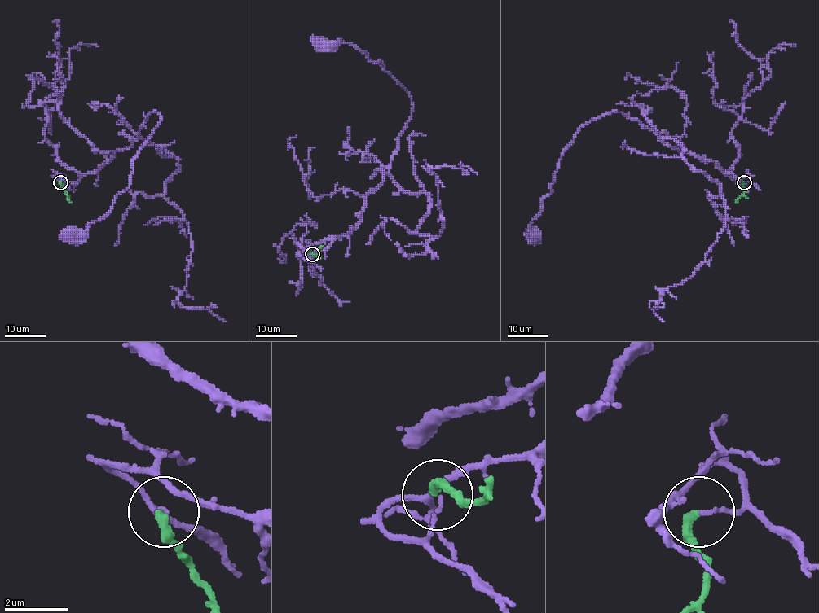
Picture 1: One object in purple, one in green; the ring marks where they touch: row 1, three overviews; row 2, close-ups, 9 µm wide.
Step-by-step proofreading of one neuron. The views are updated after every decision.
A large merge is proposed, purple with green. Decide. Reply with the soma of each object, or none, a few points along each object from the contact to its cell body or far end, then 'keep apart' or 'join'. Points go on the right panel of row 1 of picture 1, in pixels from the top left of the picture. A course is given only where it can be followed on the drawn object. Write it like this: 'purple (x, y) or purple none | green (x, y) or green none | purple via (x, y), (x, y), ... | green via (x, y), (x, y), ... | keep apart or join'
purple (534, 234) | green none | purple via (744, 182), (613, 111), (584, 124), (563, 151), (530, 225), (534, 234) | green via (744, 182), (746, 191), (735, 203) | keep apart

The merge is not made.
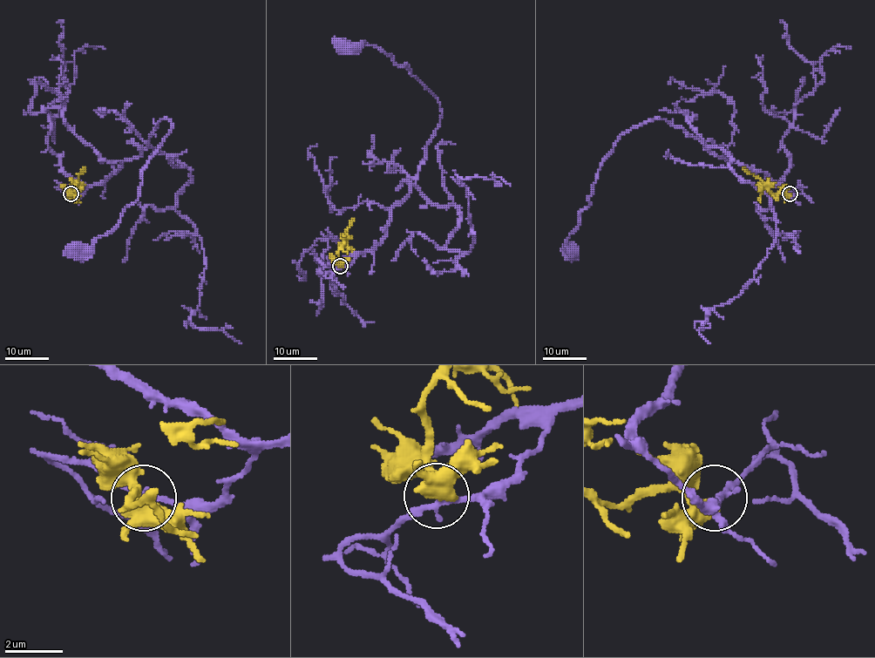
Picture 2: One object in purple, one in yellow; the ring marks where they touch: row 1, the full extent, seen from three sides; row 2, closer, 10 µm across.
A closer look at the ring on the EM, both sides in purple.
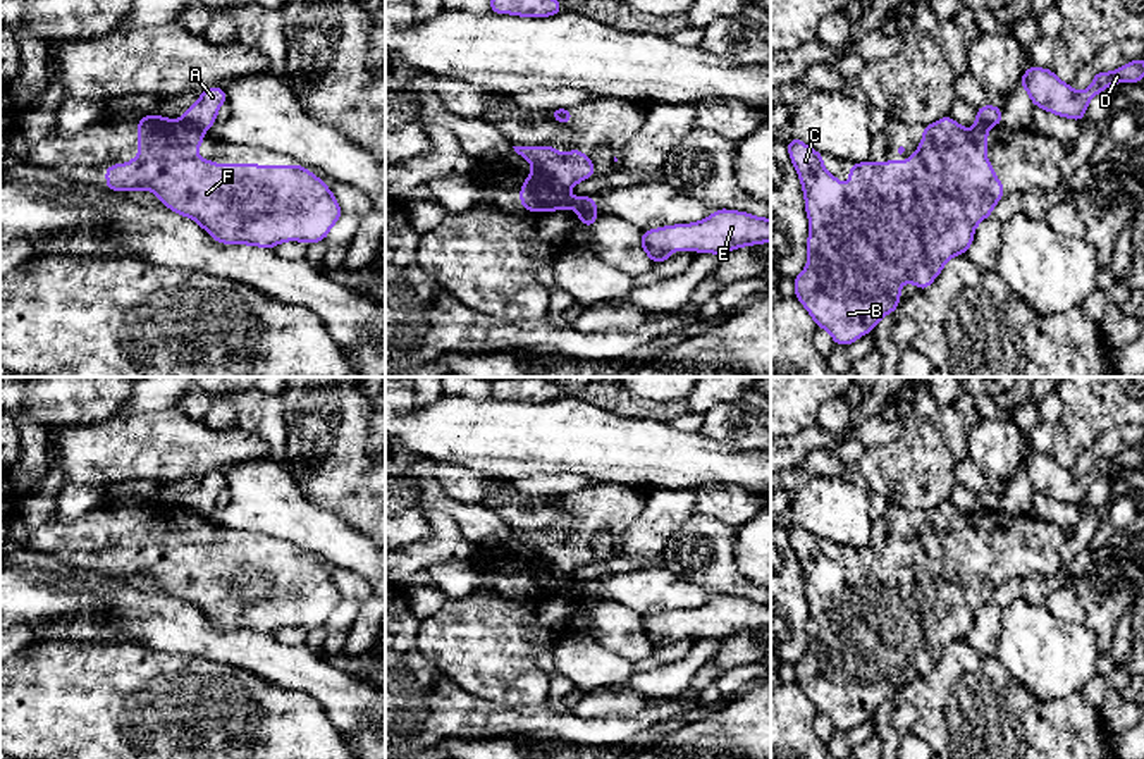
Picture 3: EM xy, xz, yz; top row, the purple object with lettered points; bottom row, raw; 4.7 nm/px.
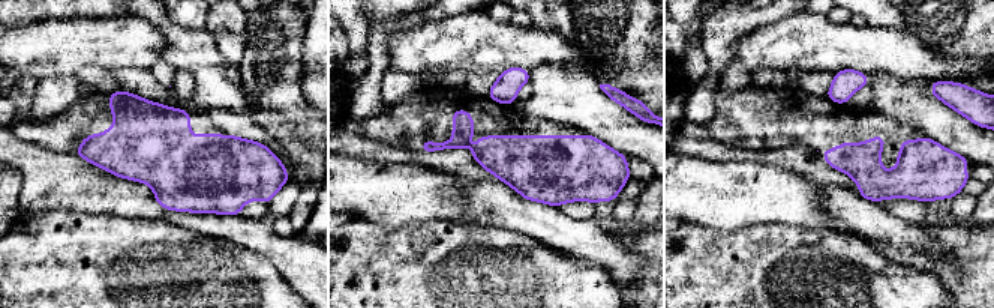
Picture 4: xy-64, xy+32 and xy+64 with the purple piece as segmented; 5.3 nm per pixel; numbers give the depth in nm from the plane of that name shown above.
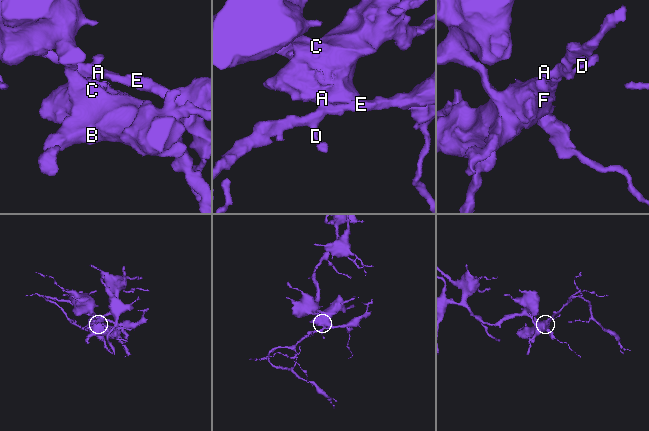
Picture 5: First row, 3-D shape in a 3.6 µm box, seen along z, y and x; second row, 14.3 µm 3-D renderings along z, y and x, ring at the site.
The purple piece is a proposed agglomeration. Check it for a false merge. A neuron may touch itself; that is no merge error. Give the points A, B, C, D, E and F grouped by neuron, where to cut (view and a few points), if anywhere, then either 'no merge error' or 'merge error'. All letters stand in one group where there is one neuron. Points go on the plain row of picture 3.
A D E / B C F | xy (181, 505), (200, 517) | merge error

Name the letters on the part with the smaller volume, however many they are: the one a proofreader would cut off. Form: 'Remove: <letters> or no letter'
Remove: A, D, E

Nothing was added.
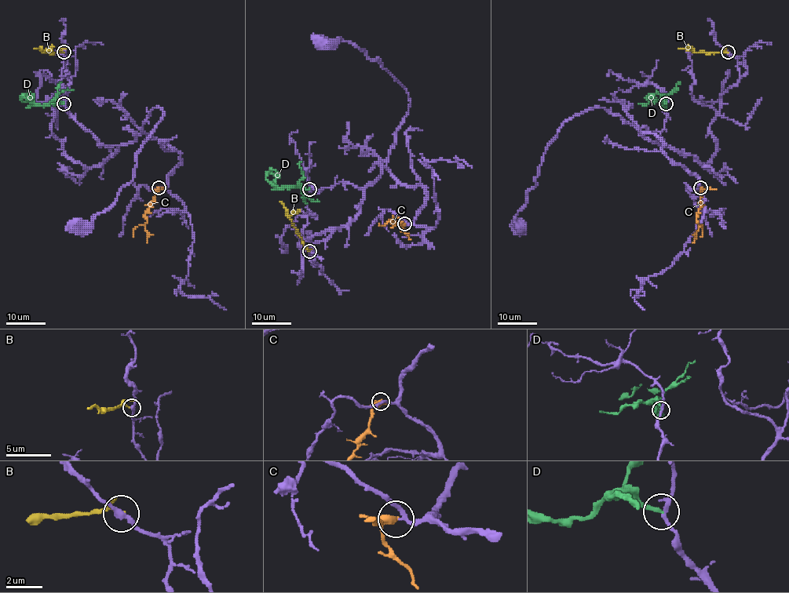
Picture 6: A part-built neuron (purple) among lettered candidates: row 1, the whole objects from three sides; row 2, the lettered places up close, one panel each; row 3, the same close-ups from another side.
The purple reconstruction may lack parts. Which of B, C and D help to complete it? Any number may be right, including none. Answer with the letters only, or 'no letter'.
no letter

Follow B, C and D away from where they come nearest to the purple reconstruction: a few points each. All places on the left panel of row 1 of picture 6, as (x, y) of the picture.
B: (64, 52), (50, 52), (34, 49)
C: (159, 187), (145, 214), (146, 222), (133, 230), (133, 236)
D: (64, 103), (52, 100), (47, 104), (38, 105), (31, 100), (28, 93), (23, 96), (25, 100)

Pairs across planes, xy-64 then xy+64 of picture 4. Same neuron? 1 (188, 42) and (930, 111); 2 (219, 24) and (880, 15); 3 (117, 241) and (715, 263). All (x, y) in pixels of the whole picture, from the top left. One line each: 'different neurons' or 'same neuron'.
1: same neuron
2: same neuron
3: same neuron

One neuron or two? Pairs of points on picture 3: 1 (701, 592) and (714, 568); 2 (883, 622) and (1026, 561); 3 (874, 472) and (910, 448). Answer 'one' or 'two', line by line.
1: two
2: one
3: one

